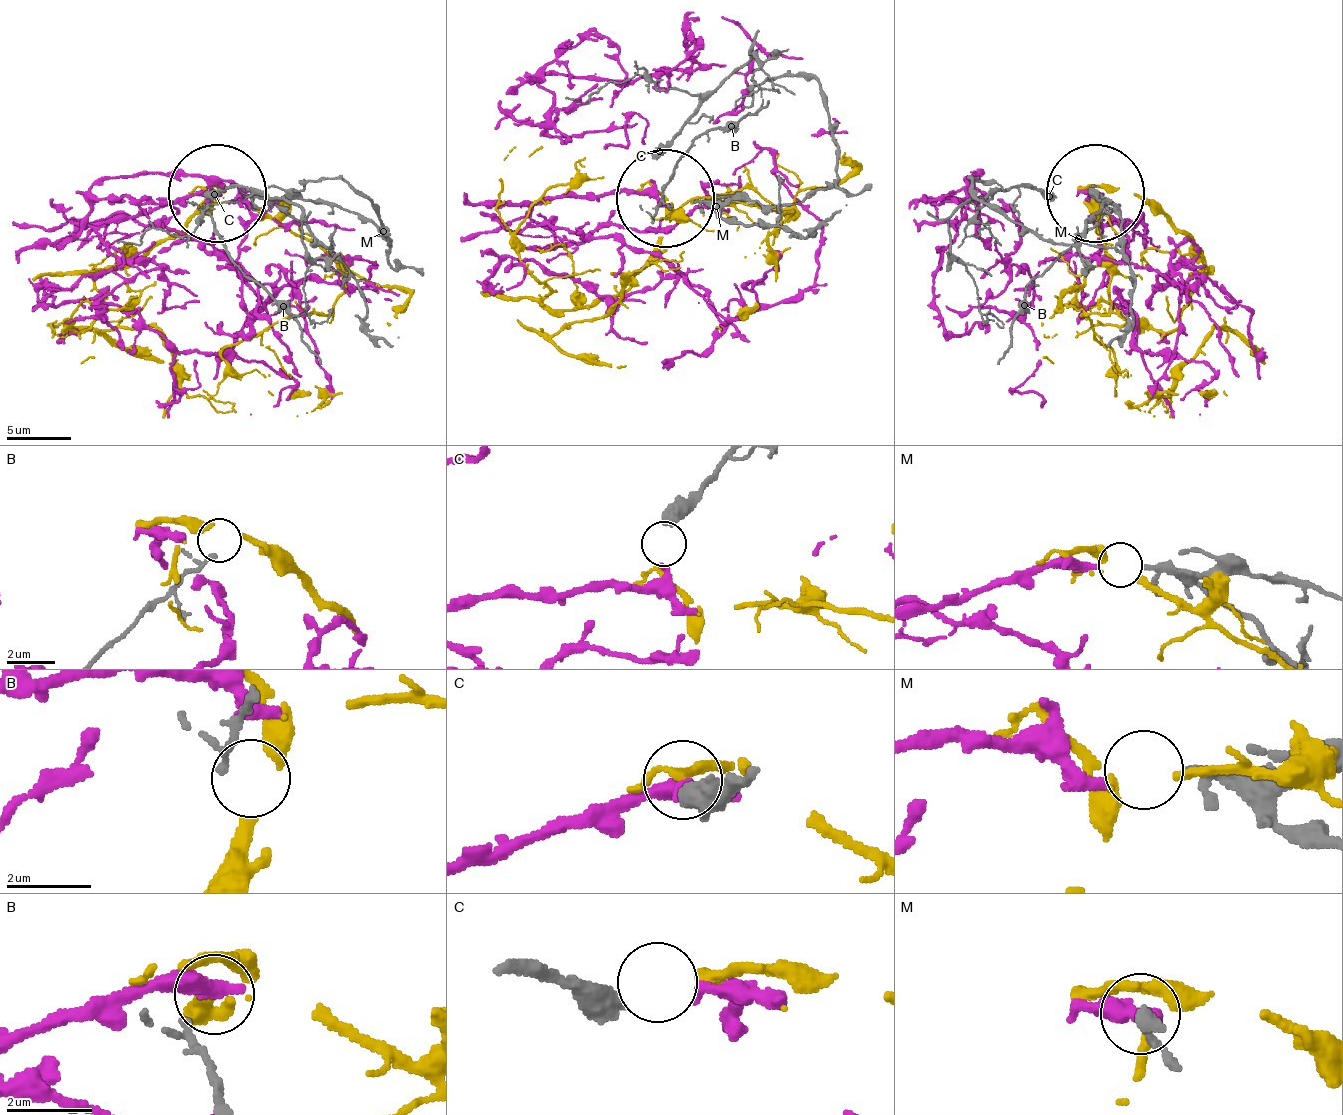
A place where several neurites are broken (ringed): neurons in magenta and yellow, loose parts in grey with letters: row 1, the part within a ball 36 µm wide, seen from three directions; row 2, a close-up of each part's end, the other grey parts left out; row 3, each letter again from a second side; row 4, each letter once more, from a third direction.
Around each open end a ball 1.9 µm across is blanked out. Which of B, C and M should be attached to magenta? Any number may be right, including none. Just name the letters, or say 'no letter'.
M

